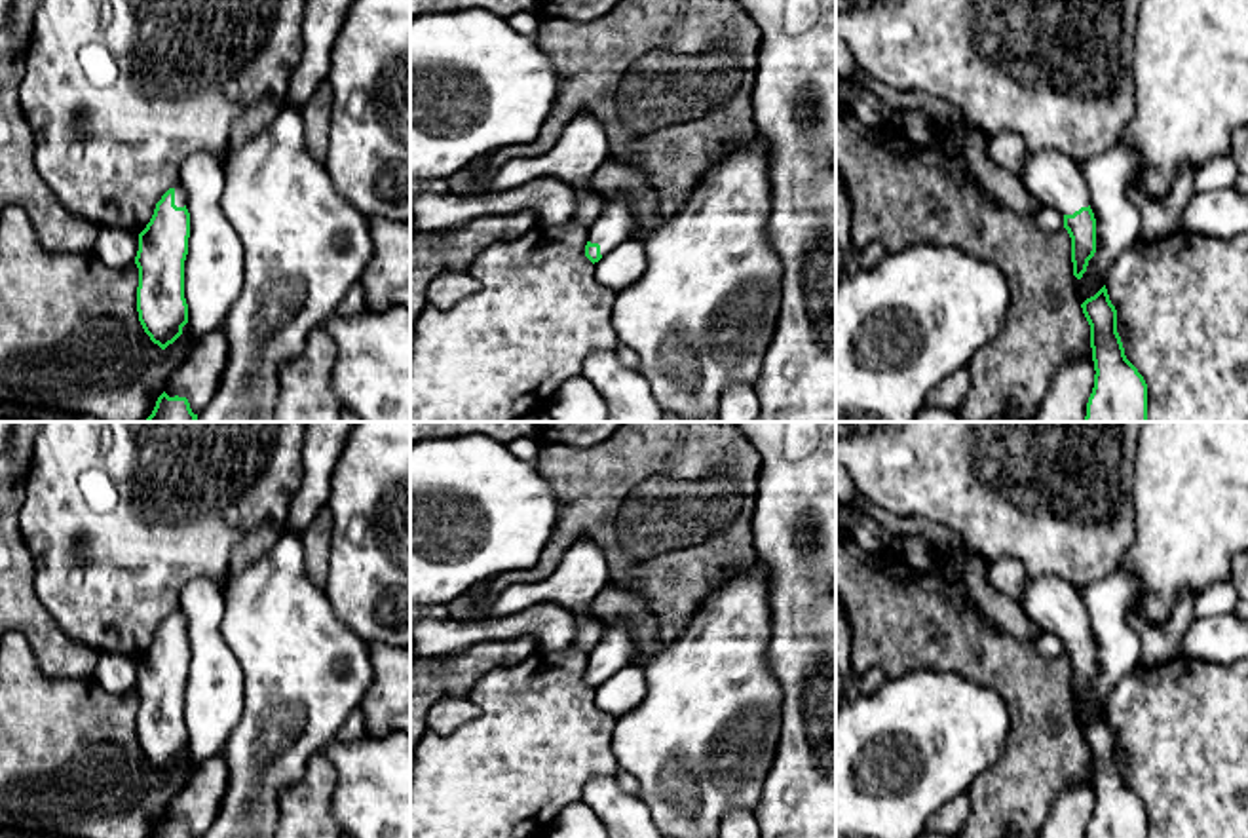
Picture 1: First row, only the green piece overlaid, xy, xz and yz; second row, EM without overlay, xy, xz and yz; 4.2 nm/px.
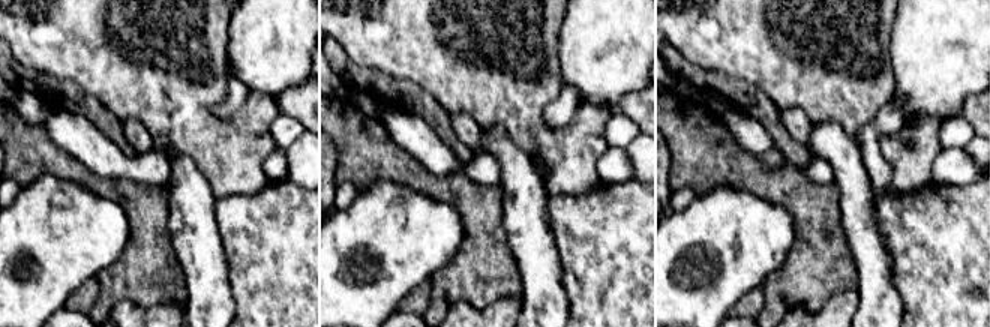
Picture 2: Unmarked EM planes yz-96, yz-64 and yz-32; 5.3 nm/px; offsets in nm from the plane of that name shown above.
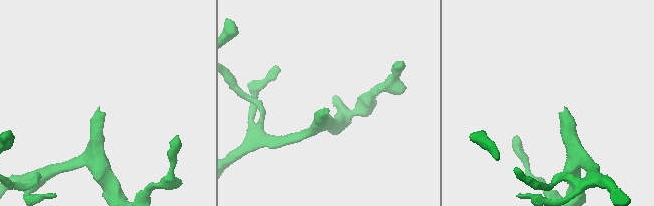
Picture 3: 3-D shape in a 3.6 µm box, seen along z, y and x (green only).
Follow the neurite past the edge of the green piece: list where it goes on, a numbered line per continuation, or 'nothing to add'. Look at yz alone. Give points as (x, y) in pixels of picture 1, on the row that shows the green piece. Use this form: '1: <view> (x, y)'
1: yz (1053, 179)

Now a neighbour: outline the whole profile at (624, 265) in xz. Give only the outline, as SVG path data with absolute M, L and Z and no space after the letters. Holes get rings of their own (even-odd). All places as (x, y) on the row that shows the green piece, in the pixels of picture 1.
M634 236L595 262L595 277L602 287L617 295L644 276L646 264L646 247L642 239Z

